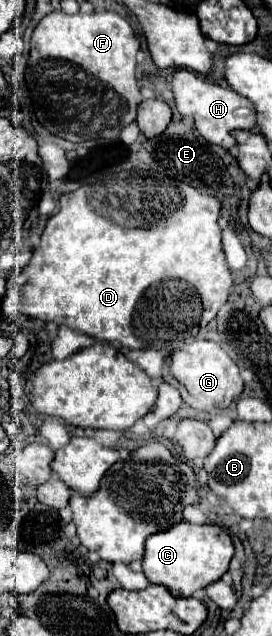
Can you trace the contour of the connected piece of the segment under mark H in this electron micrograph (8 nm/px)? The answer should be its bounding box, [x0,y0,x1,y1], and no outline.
[172,70,256,148]

